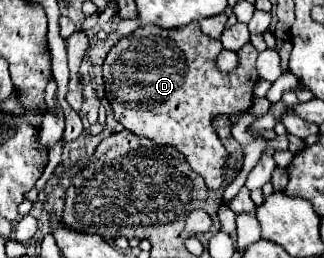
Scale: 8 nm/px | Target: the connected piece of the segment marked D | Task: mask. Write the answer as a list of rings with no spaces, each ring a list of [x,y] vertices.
[[[197,21],[177,29],[143,25],[135,29],[131,35],[119,39],[111,47],[103,65],[107,99],[111,101],[115,115],[125,125],[125,129],[133,131],[139,137],[149,137],[161,145],[175,145],[187,157],[191,169],[197,171],[205,179],[207,187],[213,191],[217,191],[223,185],[229,161],[229,153],[221,143],[217,129],[213,127],[213,117],[219,113],[233,115],[237,111],[247,111],[253,103],[253,89],[259,79],[255,69],[258,51],[251,43],[247,43],[239,51],[239,65],[231,72],[217,71],[215,67],[215,57],[221,49],[221,41],[203,35]]]

